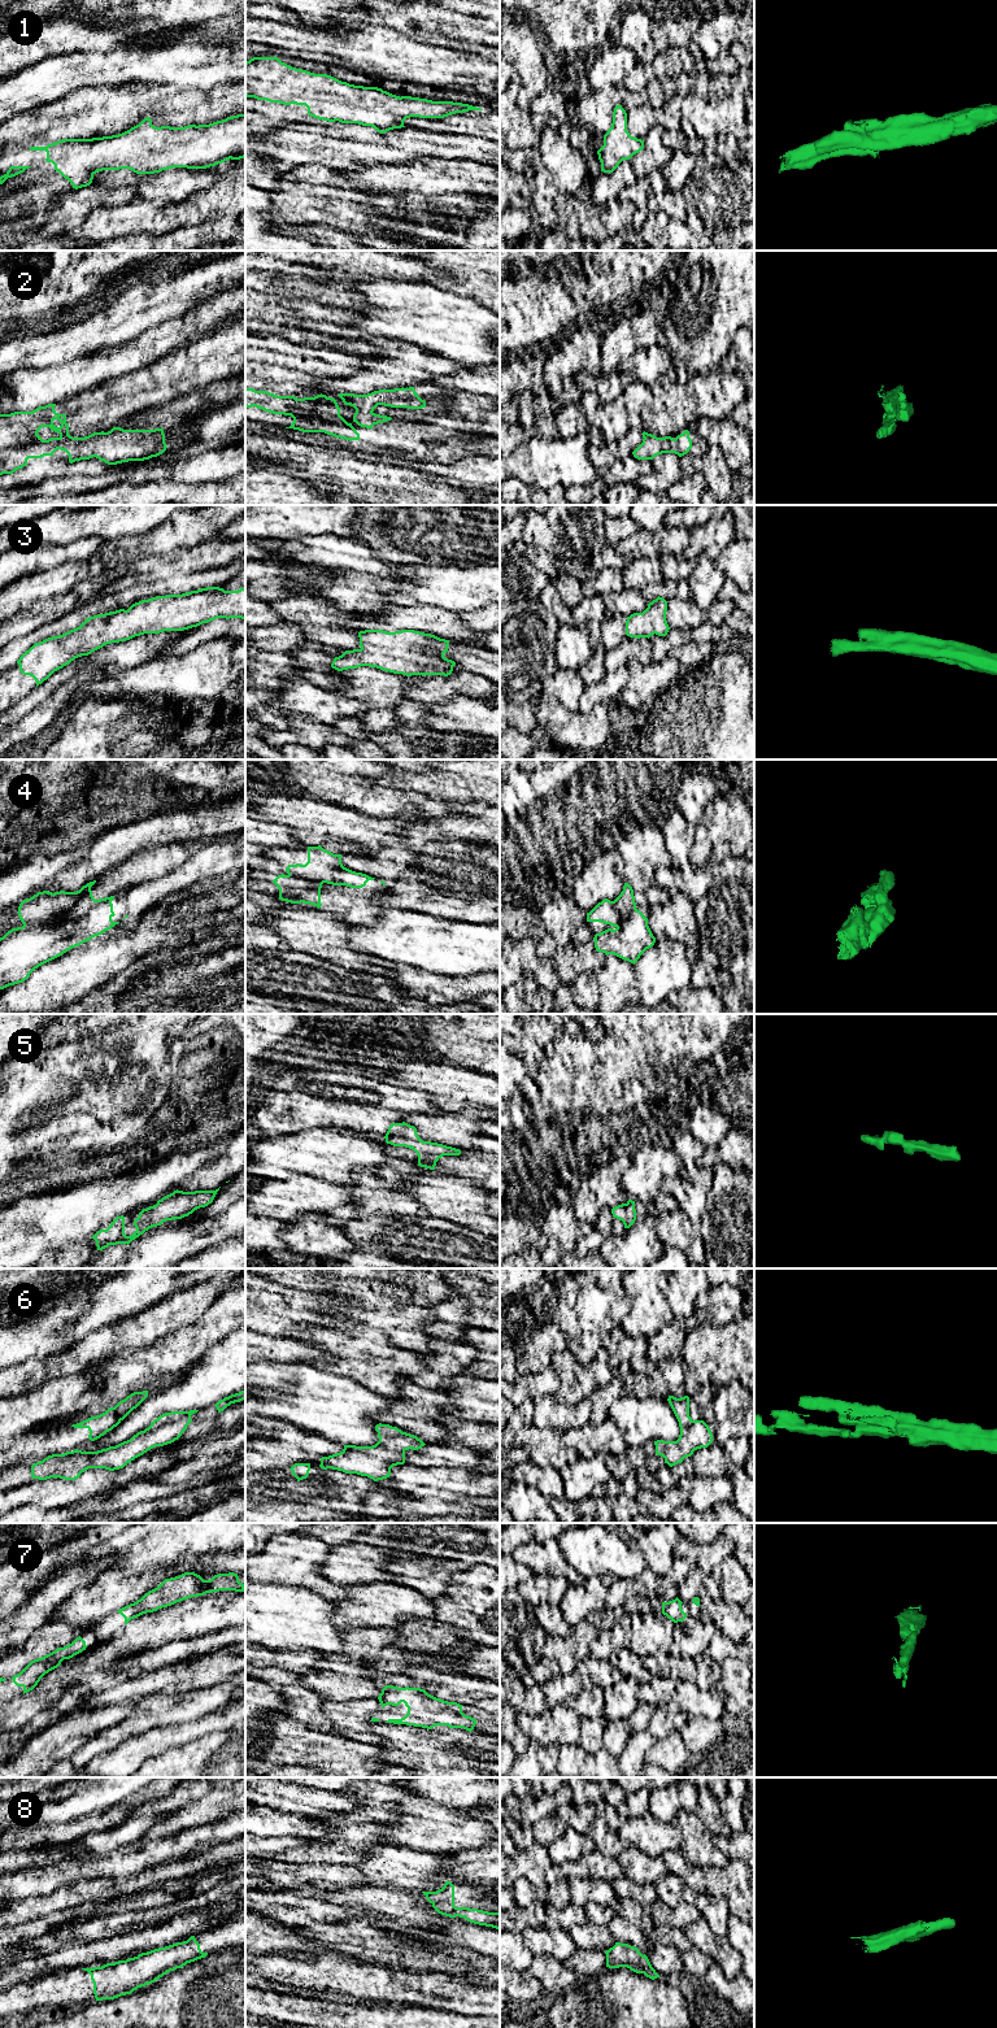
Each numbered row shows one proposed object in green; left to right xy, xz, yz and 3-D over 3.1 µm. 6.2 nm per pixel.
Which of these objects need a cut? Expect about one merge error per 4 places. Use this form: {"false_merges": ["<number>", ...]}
{"false_merges": ["4"]}

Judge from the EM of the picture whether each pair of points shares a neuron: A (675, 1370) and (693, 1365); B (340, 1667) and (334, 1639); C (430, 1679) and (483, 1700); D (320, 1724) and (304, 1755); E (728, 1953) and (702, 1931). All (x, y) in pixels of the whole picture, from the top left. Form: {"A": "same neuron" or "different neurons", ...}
{"A": "different neurons", "B": "different neurons", "C": "same neuron", "D": "different neurons", "E": "same neuron"}

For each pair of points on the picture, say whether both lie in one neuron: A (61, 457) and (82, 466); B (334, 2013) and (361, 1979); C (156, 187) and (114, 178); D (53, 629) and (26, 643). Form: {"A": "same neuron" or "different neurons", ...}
{"A": "same neuron", "B": "different neurons", "C": "same neuron", "D": "same neuron"}

